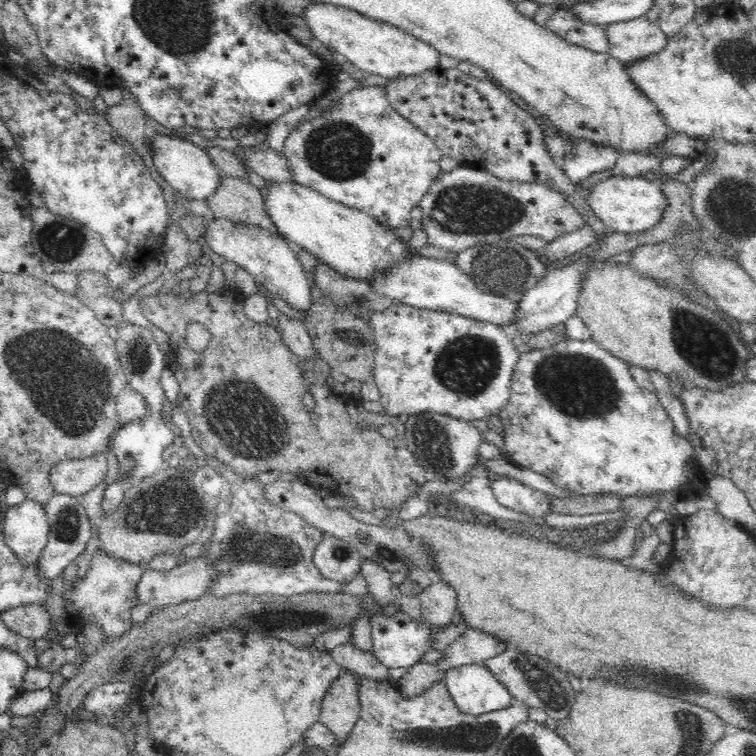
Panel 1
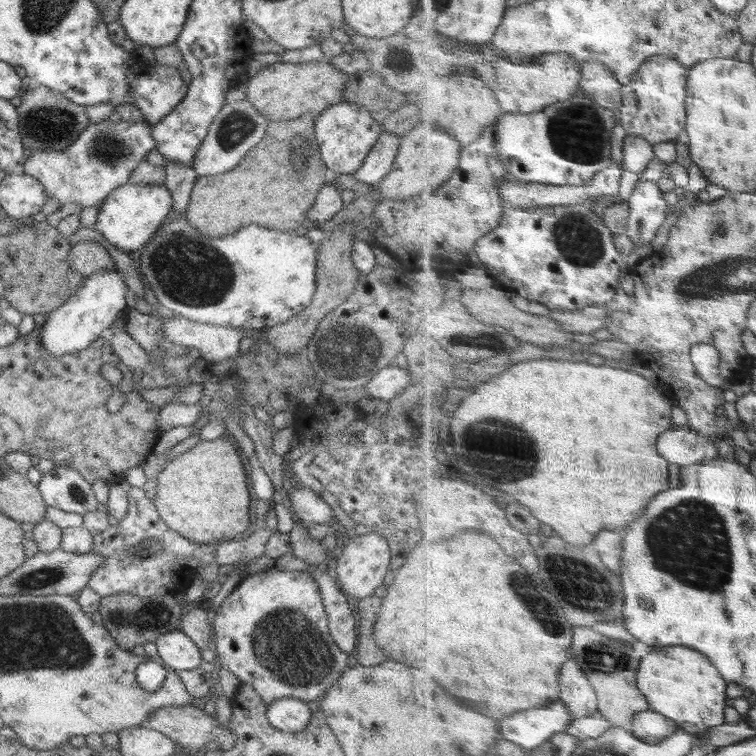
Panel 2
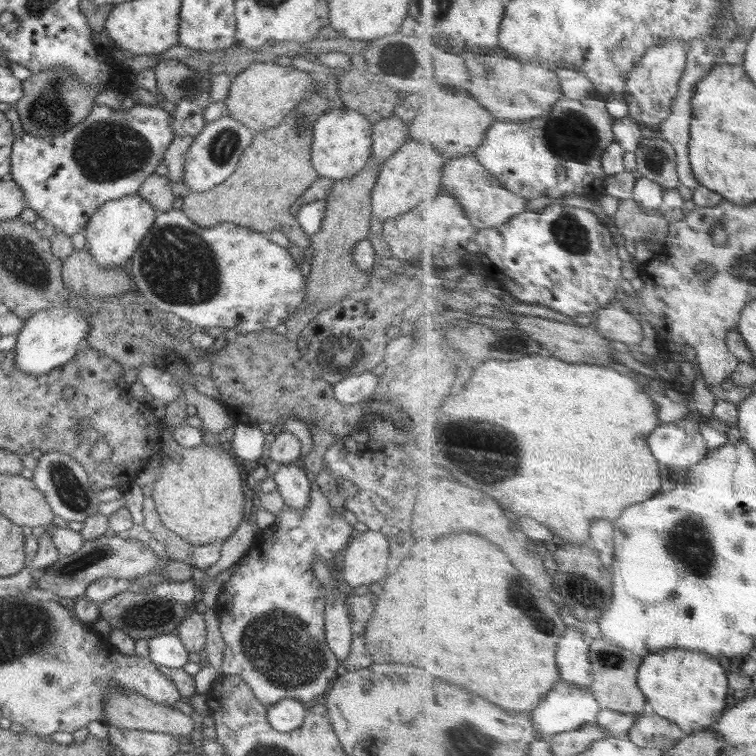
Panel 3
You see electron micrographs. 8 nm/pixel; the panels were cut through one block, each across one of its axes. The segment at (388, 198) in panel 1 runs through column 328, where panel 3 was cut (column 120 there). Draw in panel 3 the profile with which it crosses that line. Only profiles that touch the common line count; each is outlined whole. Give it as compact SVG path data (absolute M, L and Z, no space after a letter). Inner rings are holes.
M95 105L79 125L59 135L52 133L51 137L37 137L24 131L22 136L15 137L12 145L9 178L20 185L27 207L45 220L48 234L63 232L73 238L105 202L138 193L144 180L155 173L176 135L171 127L171 117L157 106L136 105L129 110L114 110Z

